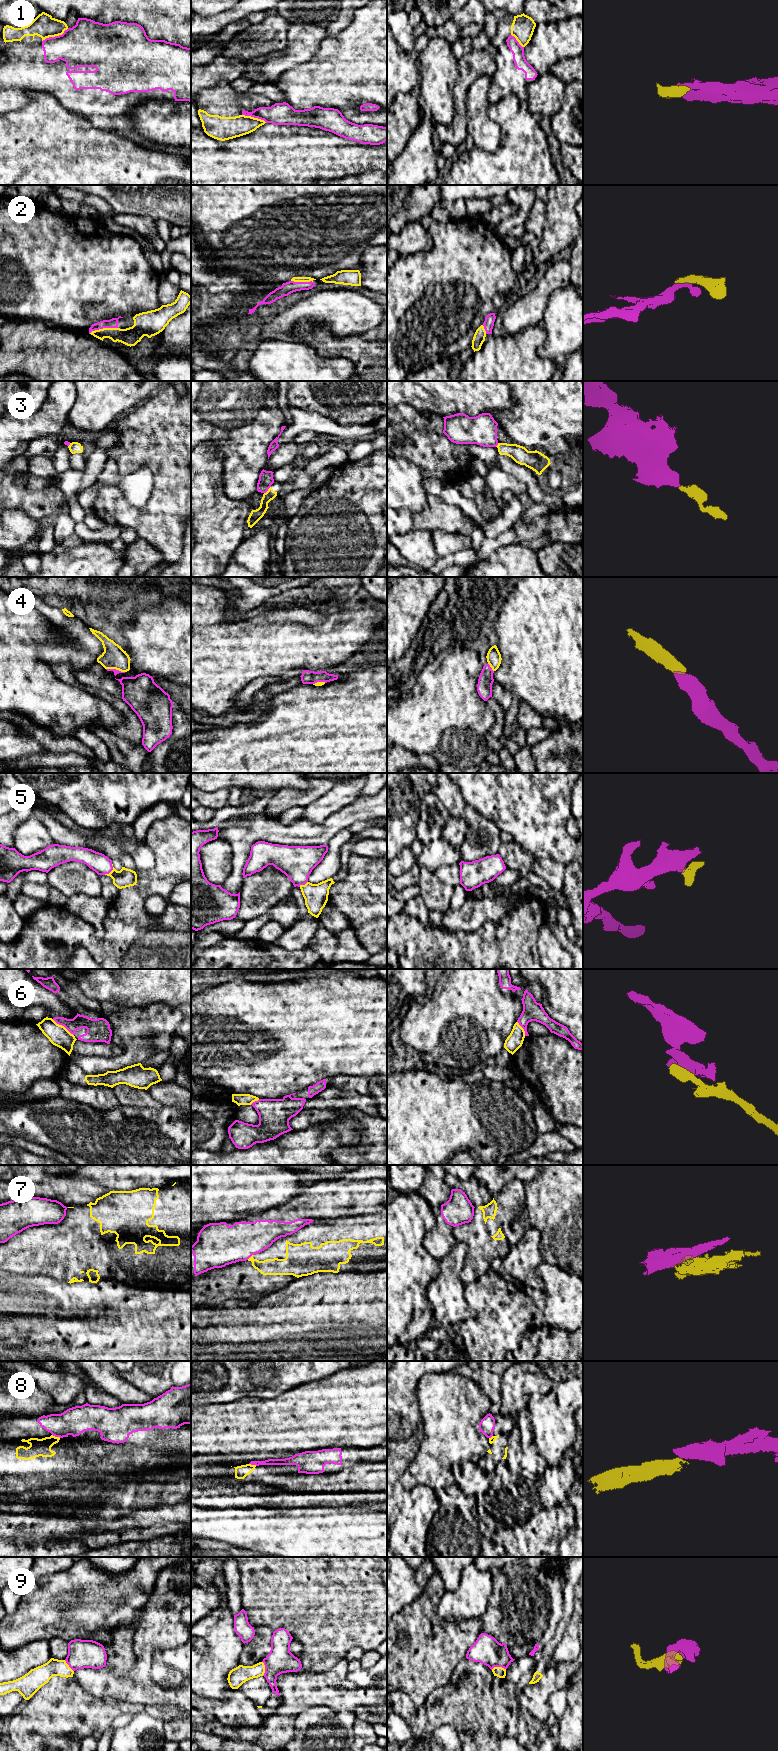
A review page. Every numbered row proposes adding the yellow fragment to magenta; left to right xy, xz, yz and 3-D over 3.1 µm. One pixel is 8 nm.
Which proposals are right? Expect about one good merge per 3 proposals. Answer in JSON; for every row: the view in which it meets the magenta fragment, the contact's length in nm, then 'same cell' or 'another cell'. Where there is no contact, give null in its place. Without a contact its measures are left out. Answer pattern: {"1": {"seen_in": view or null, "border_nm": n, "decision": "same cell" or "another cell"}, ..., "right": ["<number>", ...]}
{"1": {"seen_in": "xy", "border_nm": 240, "decision": "another cell"}, "2": {"seen_in": "xy", "border_nm": 240, "decision": "same cell"}, "3": {"seen_in": "xz", "border_nm": 80, "decision": "another cell"}, "4": {"seen_in": "yz", "border_nm": 80, "decision": "same cell"}, "5": {"seen_in": "xy", "border_nm": 110, "decision": "same cell"}, "6": {"seen_in": "xy", "border_nm": 220, "decision": "same cell"}, "7": {"seen_in": "xz", "border_nm": 70, "decision": "another cell"}, "8": {"seen_in": "xy", "border_nm": 80, "decision": "another cell"}, "9": {"seen_in": "xz", "border_nm": 120, "decision": "another cell"}, "right": ["2", "4", "5", "6"]}

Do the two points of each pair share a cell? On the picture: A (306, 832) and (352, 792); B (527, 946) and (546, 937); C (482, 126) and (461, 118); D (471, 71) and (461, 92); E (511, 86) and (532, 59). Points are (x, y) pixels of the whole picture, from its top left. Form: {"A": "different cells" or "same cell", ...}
{"A": "different cells", "B": "different cells", "C": "different cells", "D": "same cell", "E": "different cells"}

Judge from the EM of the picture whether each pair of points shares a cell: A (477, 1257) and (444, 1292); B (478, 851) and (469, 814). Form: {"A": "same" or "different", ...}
{"A": "different", "B": "same"}

